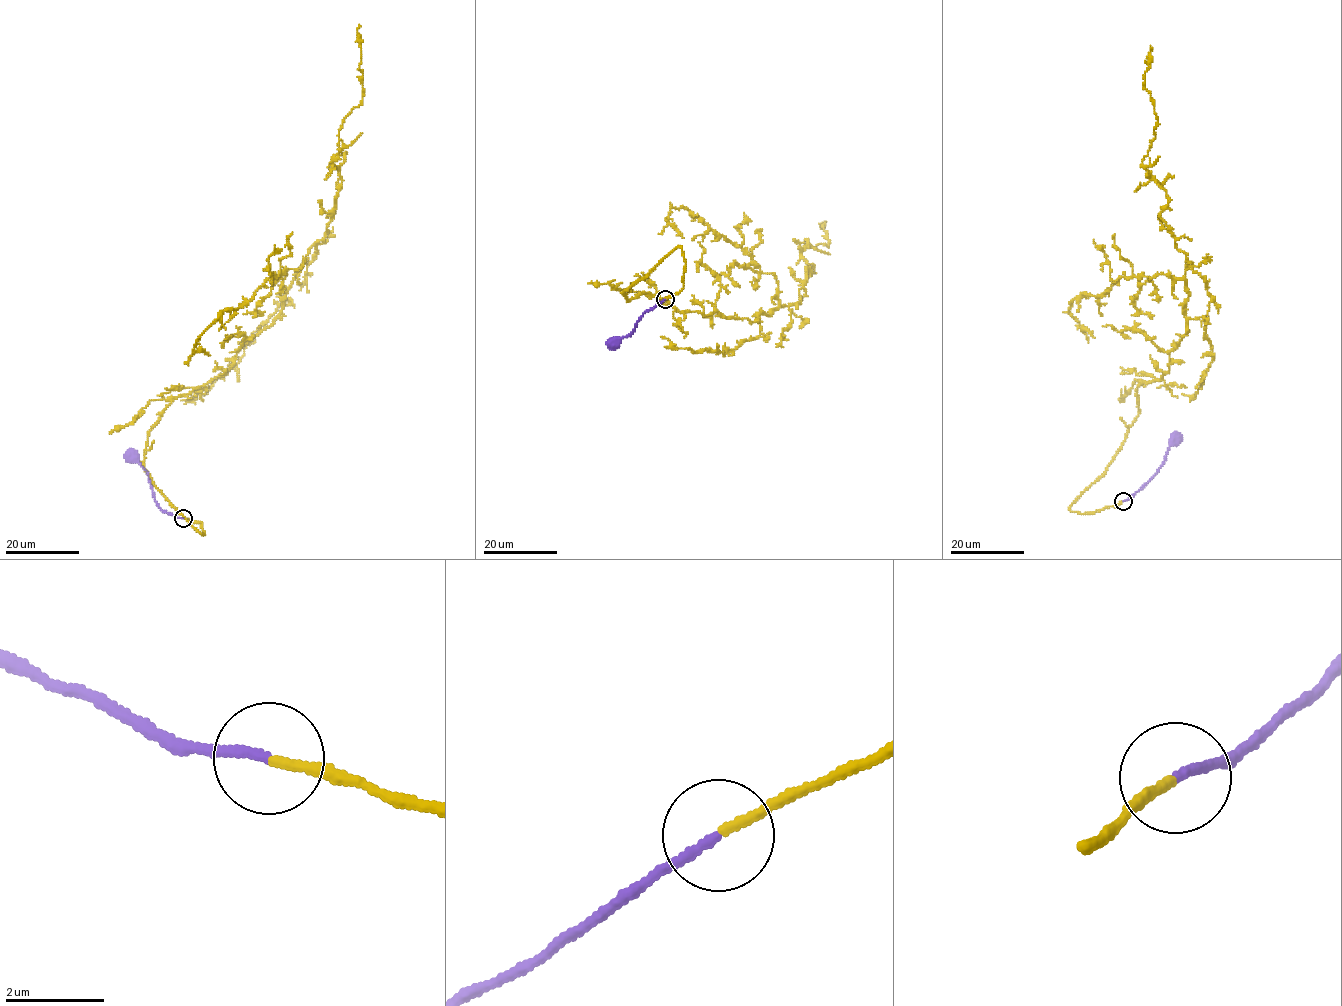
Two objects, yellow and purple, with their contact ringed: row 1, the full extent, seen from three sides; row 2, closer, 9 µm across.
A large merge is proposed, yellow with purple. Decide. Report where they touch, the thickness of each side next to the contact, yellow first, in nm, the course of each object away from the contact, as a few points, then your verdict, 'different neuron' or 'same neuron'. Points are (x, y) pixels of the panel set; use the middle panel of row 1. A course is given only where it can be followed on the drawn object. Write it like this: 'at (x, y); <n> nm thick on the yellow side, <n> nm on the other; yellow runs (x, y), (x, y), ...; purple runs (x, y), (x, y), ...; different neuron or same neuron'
at (665, 299); 190 nm thick on the yellow side, 190 nm on the other; yellow runs (665, 299), (677, 247), (628, 301), (751, 322), (797, 304), (822, 224); purple runs (665, 299), (648, 310), (631, 334), (614, 347), (611, 346); different neuron

